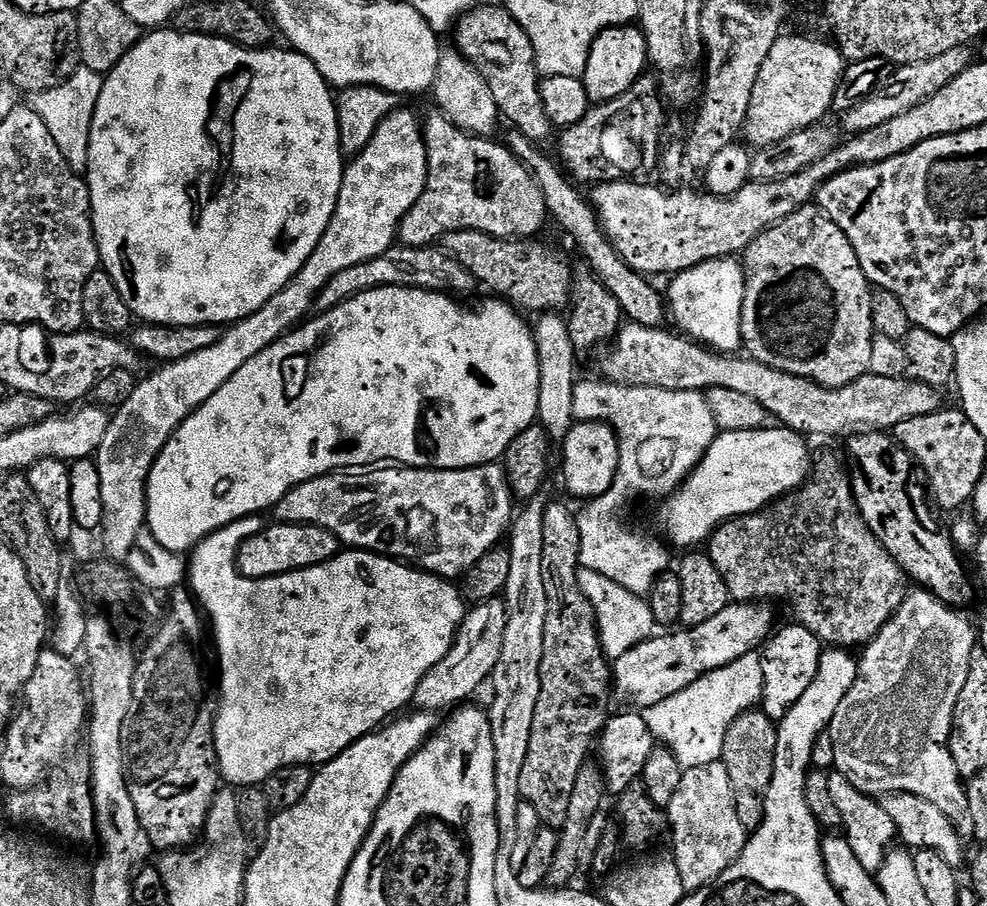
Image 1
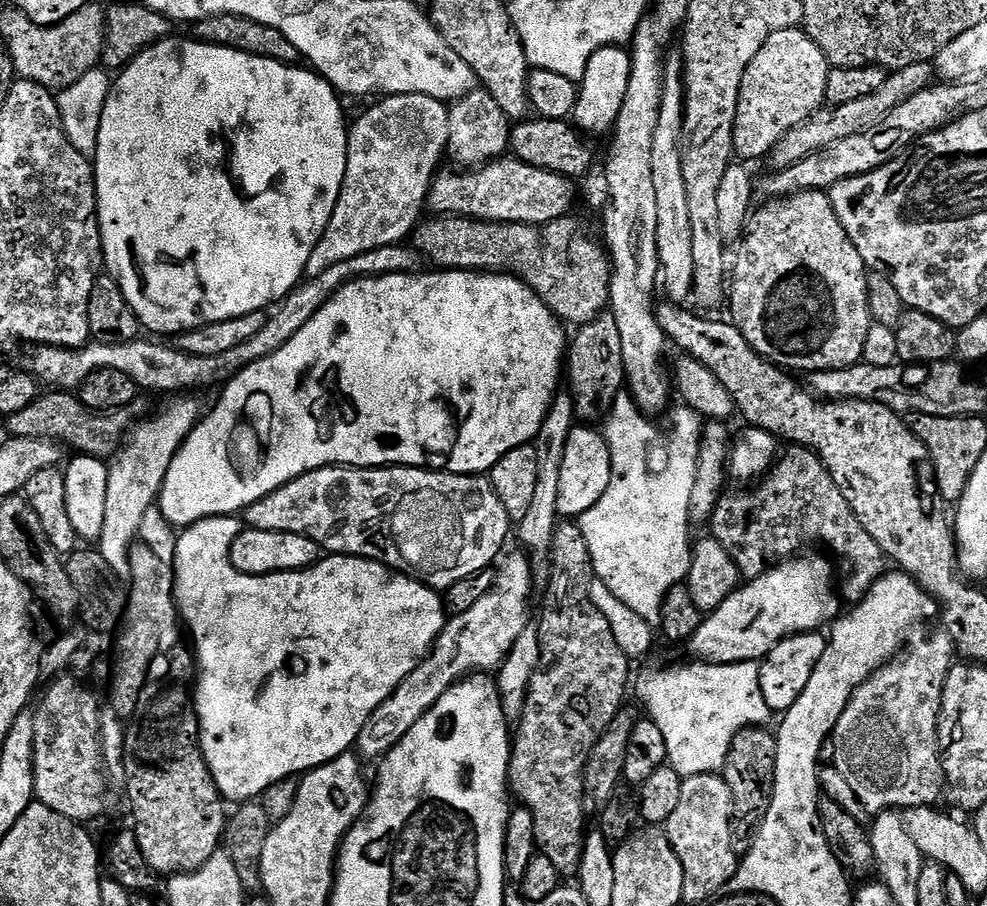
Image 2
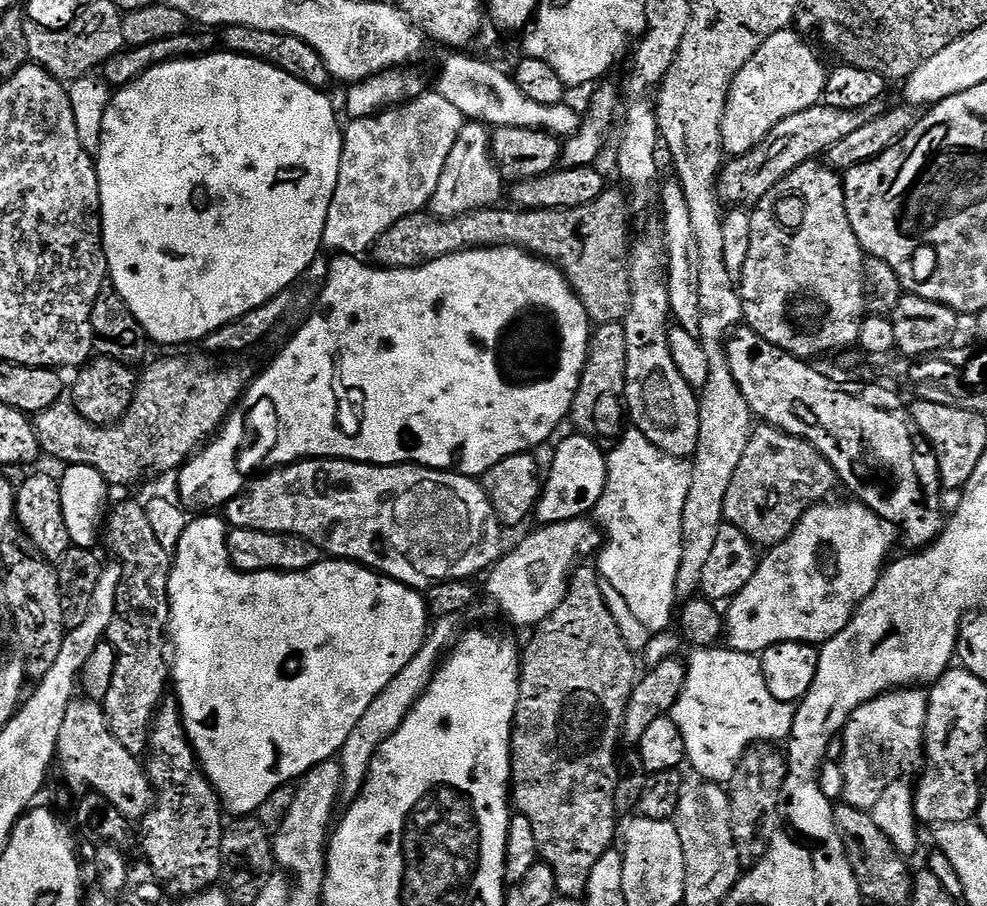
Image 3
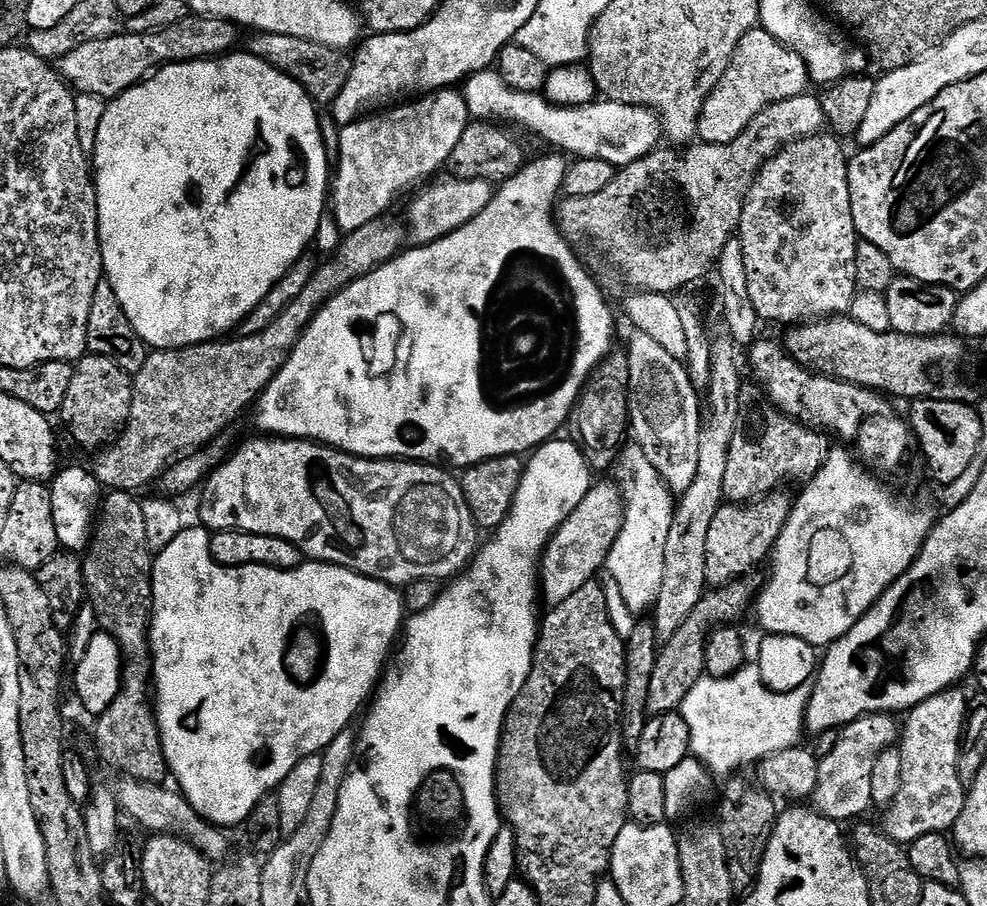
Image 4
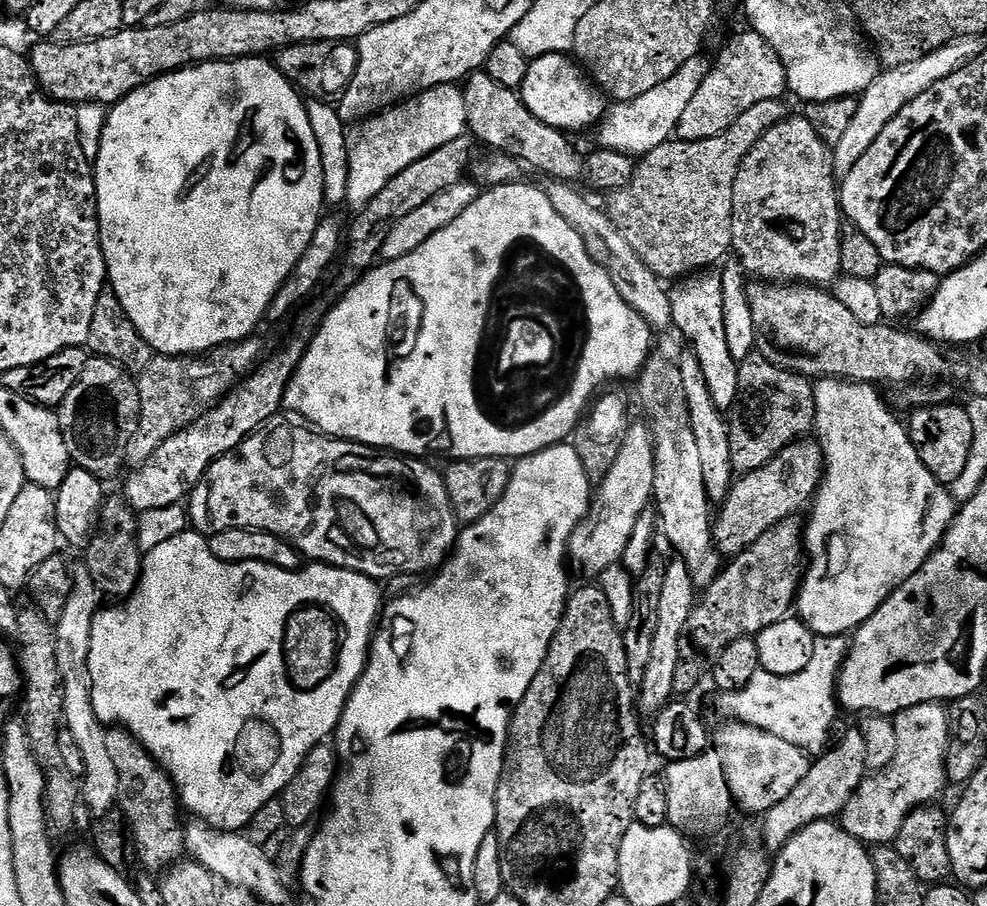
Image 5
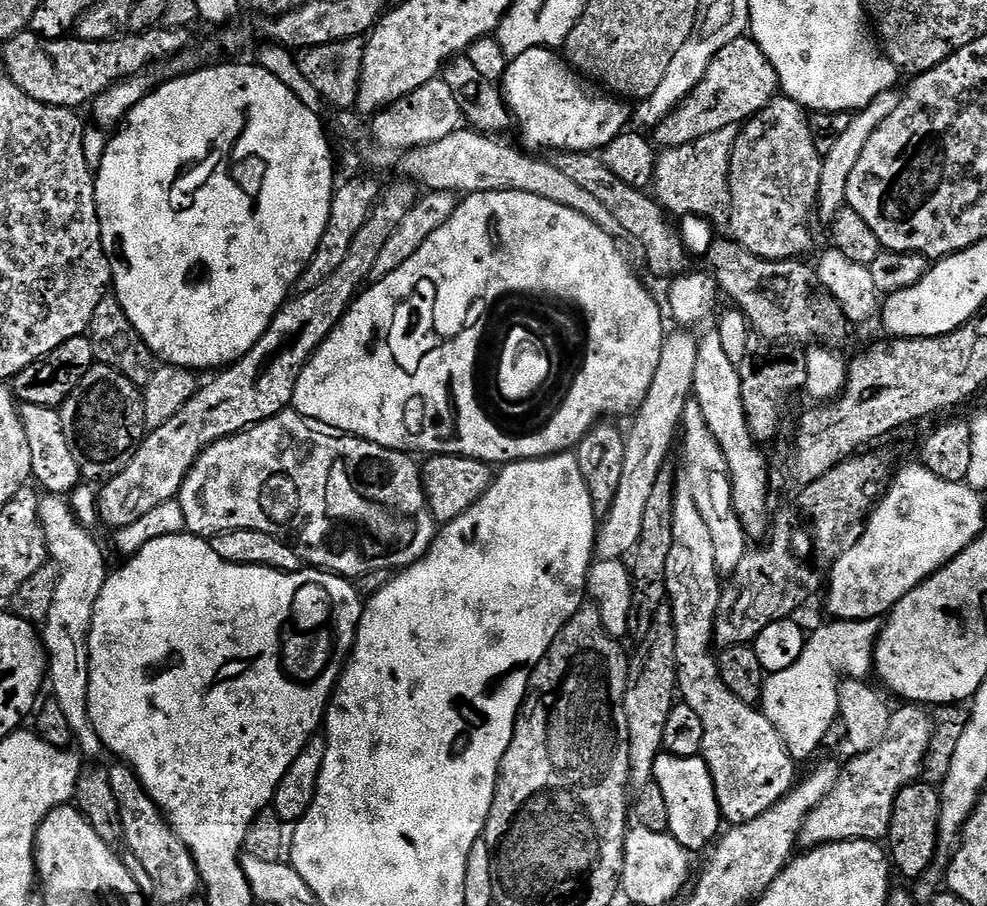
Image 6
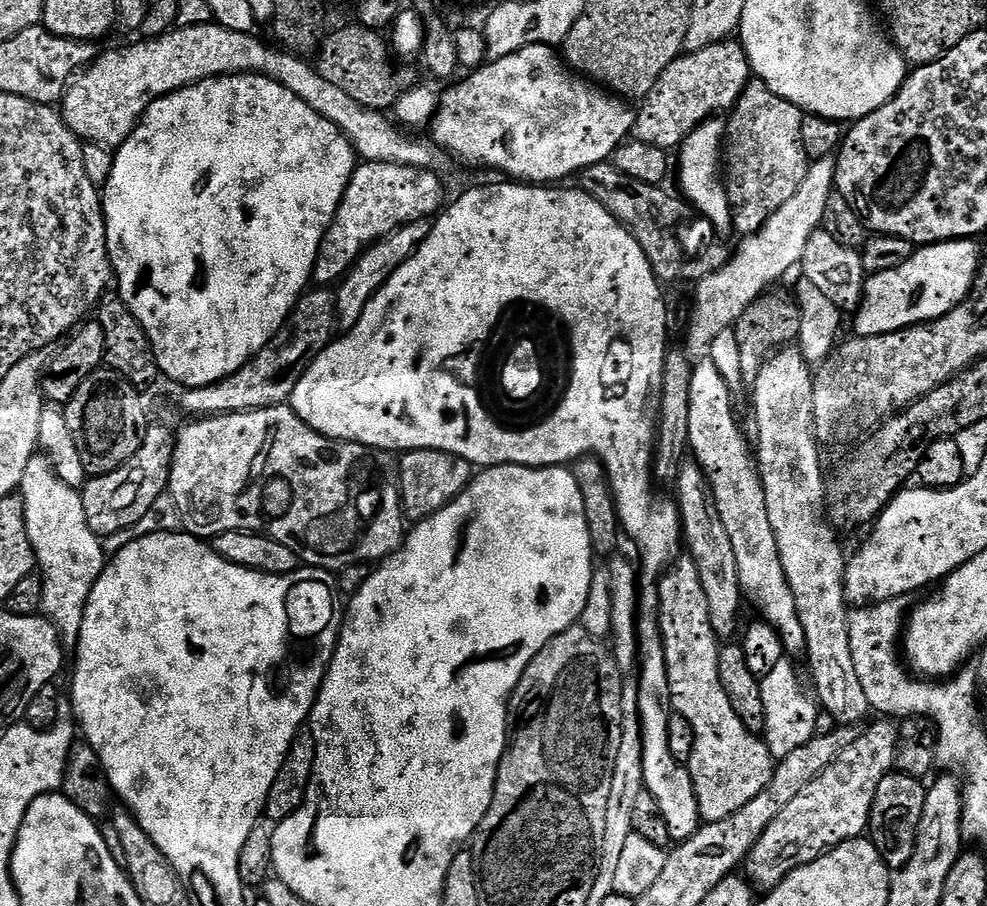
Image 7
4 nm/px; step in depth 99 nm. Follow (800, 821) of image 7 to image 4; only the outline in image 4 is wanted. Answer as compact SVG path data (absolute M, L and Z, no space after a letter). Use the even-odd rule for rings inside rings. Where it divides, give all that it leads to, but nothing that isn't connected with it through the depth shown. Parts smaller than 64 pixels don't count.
M960 688L931 696L911 709L900 730L898 757L901 764L900 790L887 807L882 830L896 843L907 846L928 833L951 831L966 800L958 760L969 712L969 699Z

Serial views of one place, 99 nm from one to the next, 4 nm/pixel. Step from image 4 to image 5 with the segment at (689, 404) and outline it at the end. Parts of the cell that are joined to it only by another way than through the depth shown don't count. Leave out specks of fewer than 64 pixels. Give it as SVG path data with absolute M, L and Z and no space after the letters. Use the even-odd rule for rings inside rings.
M653 355L637 377L638 394L648 414L650 433L655 450L655 490L661 533L677 548L689 568L697 589L703 590L715 582L722 571L722 556L713 540L712 506L704 484L701 457L696 438L685 416L685 390L682 374L671 359Z

